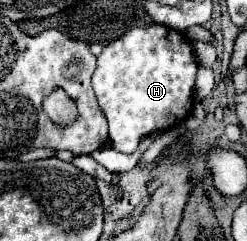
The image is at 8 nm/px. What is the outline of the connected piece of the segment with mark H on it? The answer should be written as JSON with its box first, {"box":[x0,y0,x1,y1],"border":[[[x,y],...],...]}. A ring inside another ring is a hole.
{"box":[93,23,197,153],"border":[[[151,23],[147,27],[137,27],[105,45],[97,59],[97,69],[93,73],[93,89],[97,103],[109,123],[109,143],[119,153],[135,153],[141,139],[157,131],[167,131],[177,121],[185,119],[191,109],[191,95],[197,75],[197,59],[193,55],[191,41],[177,29]]]}

